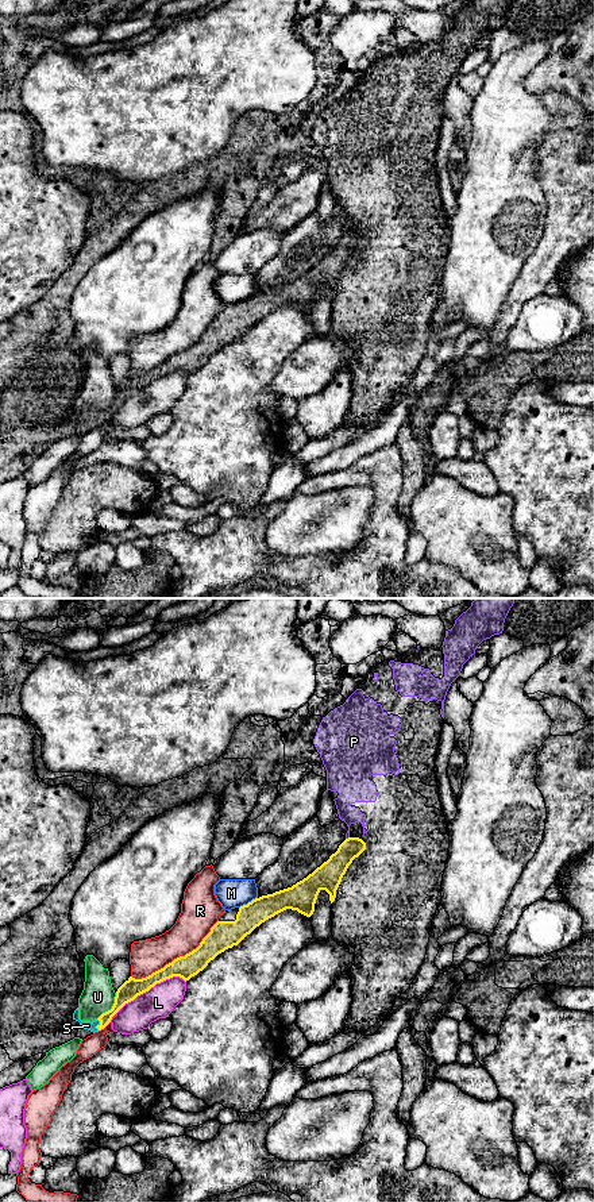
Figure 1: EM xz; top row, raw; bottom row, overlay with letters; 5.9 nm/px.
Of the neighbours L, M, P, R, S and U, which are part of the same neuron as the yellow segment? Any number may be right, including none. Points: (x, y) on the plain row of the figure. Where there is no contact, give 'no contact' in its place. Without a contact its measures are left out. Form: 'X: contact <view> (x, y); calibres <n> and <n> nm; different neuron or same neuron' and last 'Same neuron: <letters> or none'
L: contact xz (150, 382); calibres 140 and 190 nm; different neuron
M: contact xz (249, 297); calibres 170 and 180 nm; different neuron
P: contact xz (348, 232); calibres 150 and 110 nm; different neuron
R: contact xz (177, 353); calibres 140 and 200 nm; different neuron
S: contact xz (100, 419); calibres 110 and 50 nm; same neuron
U: contact xz (112, 403); calibres 120 and 200 nm; different neuron
Same neuron: S

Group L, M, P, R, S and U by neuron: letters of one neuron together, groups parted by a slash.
L / M / P / R / S / U

